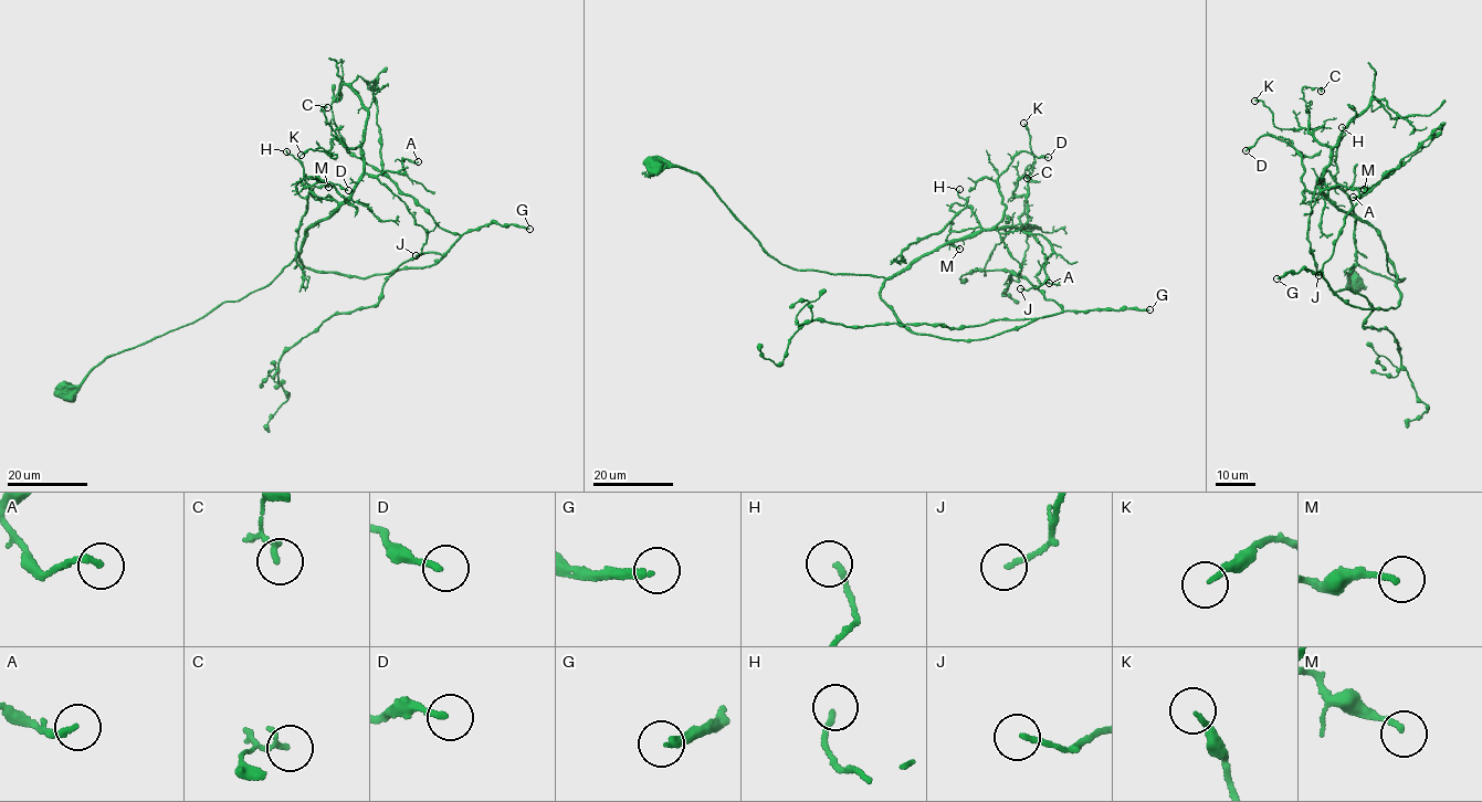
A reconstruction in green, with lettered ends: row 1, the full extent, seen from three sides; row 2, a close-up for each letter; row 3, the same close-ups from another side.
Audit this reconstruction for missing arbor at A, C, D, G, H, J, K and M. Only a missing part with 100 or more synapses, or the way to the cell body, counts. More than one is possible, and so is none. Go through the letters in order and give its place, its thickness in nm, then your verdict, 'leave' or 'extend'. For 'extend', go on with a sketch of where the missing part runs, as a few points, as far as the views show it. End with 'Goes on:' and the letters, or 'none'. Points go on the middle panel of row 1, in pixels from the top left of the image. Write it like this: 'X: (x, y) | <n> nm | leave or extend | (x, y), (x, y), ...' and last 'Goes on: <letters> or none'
A: (1049, 283) | 170 nm | leave
C: (1027, 178) | 160 nm | leave
D: (1048, 157) | 200 nm | leave
G: (1149, 309) | 220 nm | extend
H: (959, 189) | 180 nm | leave
J: (1020, 288) | 150 nm | leave
K: (1023, 123) | 180 nm | leave
M: (959, 249) | 170 nm | leave
Goes on: G

